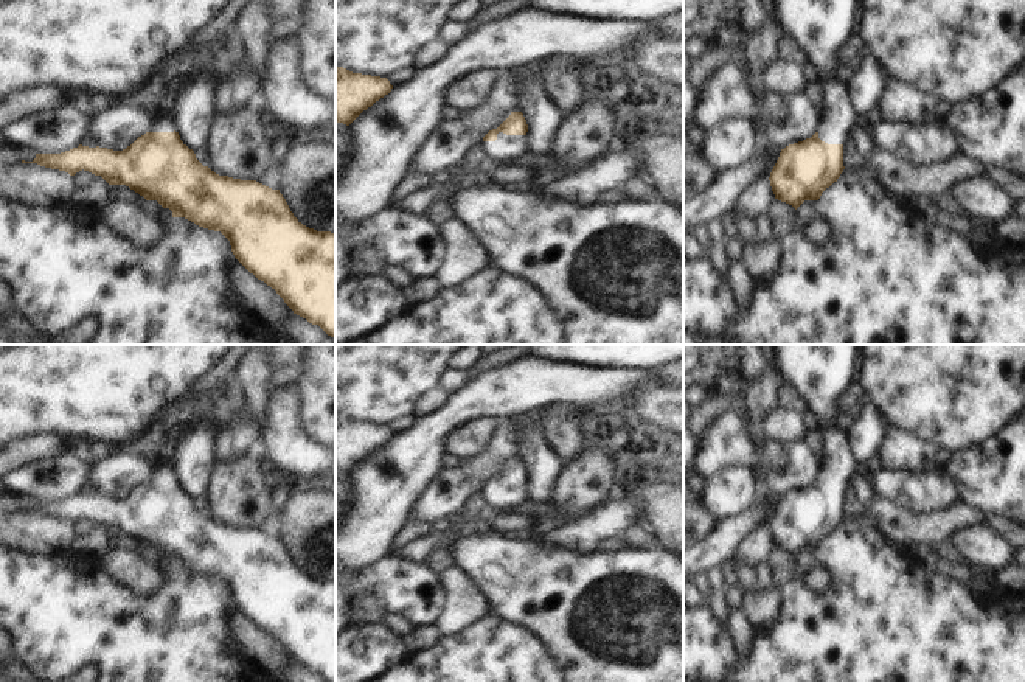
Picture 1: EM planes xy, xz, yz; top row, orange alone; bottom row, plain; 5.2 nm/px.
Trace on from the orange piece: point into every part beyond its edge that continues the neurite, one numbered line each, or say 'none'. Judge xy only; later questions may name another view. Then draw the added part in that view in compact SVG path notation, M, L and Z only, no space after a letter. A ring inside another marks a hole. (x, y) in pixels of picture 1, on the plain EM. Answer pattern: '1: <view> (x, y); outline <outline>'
1: xy (165, 471); outline M160 458L162 465L155 469L151 480L174 480L174 466L168 458Z

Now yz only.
1: yz (820, 373); outline M775 345L778 373L781 381L792 384L803 396L818 424L828 427L825 433L825 451L818 486L828 492L846 492L853 478L853 451L846 430L831 427L829 423L836 413L837 399L850 387L857 356L857 345Z

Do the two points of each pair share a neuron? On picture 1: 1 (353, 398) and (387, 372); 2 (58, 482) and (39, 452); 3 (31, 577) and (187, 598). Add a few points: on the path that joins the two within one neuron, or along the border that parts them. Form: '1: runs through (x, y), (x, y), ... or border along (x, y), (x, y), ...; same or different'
1: runs through (361, 390), (379, 372); same
2: border along (67, 451), (25, 463), (16, 469); different
3: runs through (75, 617), (104, 623), (132, 640), (165, 640); same

